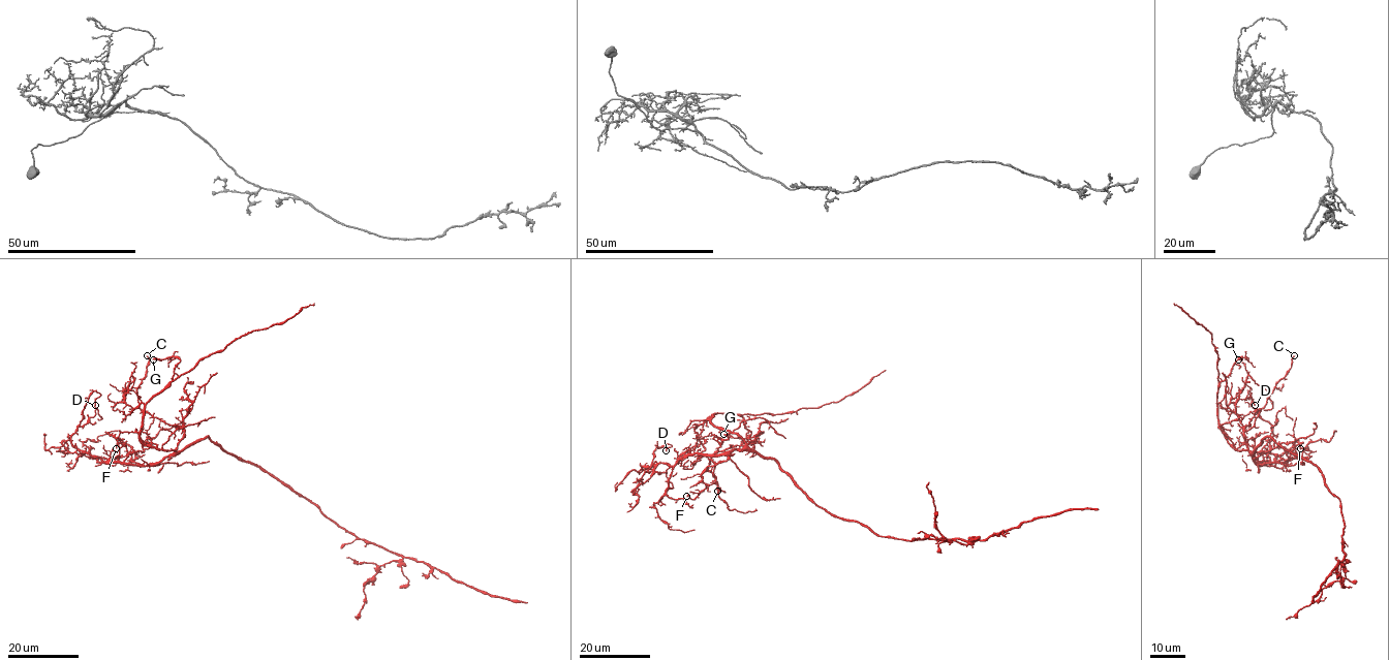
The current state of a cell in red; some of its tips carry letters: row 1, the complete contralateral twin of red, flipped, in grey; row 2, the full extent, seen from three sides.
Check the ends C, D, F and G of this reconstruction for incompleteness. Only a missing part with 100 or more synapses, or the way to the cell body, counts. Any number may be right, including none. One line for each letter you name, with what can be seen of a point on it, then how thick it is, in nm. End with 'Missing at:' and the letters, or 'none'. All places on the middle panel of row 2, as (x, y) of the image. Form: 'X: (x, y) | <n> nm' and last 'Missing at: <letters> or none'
Missing at: none

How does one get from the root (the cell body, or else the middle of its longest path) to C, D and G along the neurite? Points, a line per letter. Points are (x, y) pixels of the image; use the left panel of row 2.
C: (225, 450), (208, 437), (177, 450), (183, 429), (140, 408), (136, 389), (146, 374), (147, 355)
D: (225, 450), (205, 437), (153, 463), (104, 463), (71, 442), (94, 390), (100, 395), (95, 405)
G: (225, 450), (208, 437), (179, 450), (142, 442), (144, 407), (172, 381), (180, 360), (153, 359)

